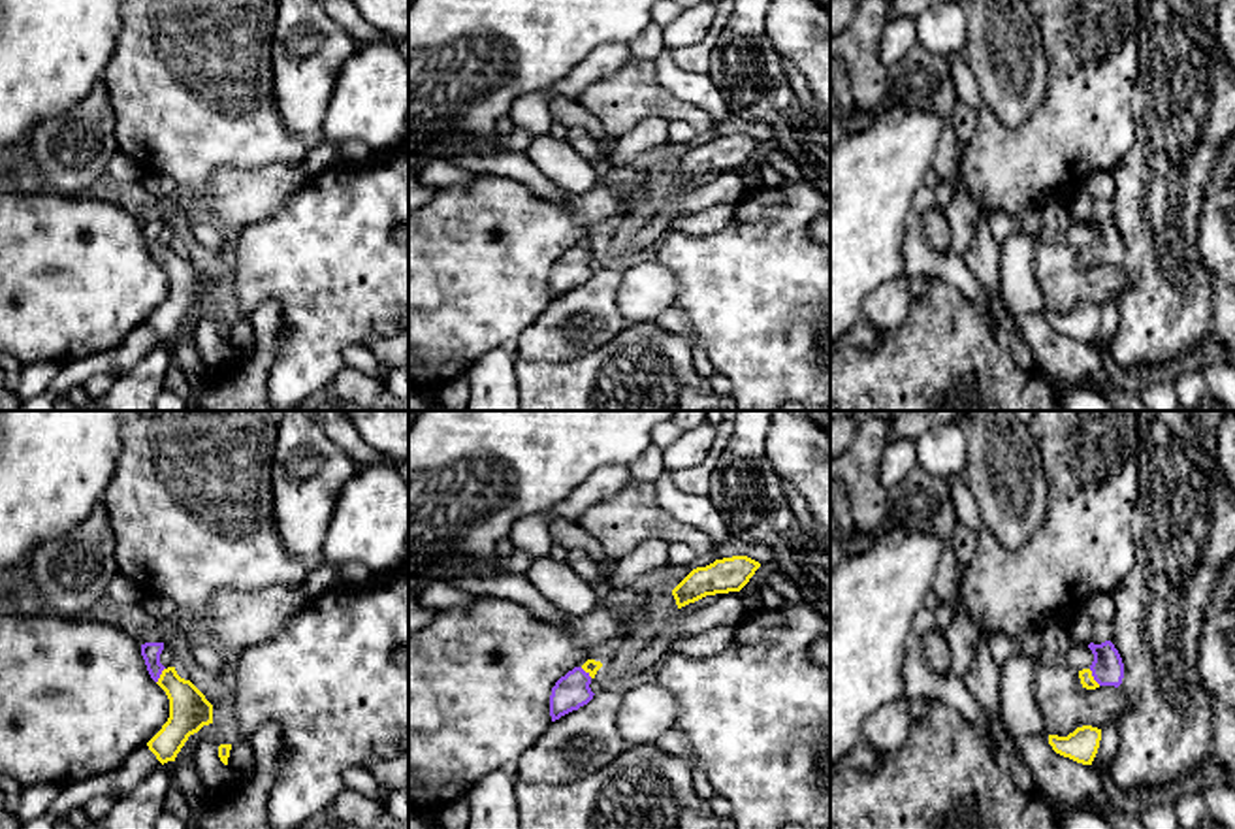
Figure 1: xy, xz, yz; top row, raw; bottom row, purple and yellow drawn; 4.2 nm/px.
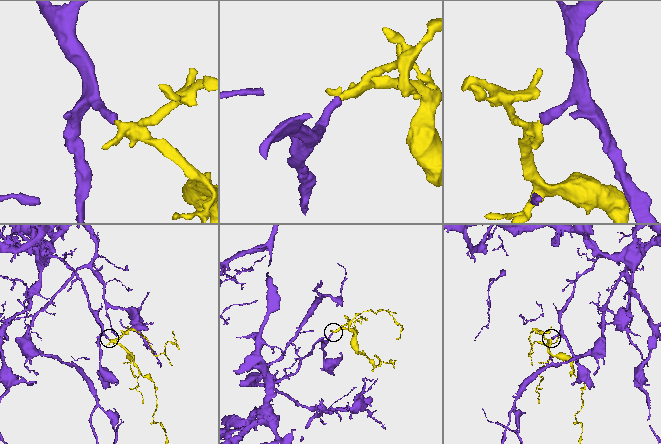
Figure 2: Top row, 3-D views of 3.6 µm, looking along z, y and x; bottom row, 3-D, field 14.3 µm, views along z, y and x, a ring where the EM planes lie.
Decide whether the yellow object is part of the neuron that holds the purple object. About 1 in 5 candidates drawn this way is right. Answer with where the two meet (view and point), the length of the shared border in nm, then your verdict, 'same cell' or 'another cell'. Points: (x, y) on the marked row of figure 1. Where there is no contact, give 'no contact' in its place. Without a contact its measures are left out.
meets purple in yz at (1092, 675); contact 90 nm long; same cell

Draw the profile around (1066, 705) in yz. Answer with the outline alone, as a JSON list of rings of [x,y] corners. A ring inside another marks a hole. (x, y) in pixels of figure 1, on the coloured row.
[[[1043,658],[1035,663],[1034,693],[1049,735],[1058,737],[1067,737],[1083,725],[1103,729],[1111,722],[1118,723],[1126,708],[1120,688],[1086,690],[1079,671],[1060,659]]]

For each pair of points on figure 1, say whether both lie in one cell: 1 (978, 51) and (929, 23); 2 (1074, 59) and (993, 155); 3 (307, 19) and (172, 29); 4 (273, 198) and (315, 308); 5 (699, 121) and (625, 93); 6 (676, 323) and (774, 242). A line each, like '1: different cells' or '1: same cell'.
1: different cells
2: same cell
3: different cells
4: different cells
5: same cell
6: different cells

